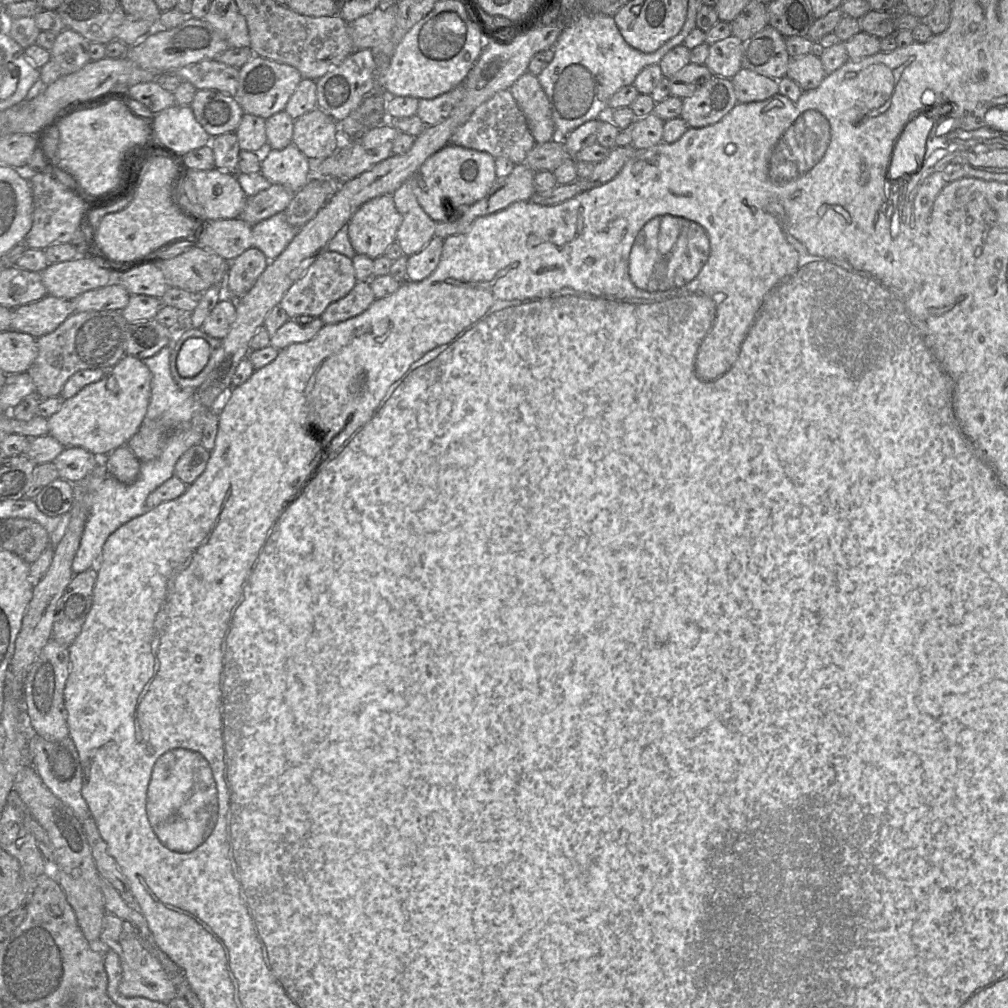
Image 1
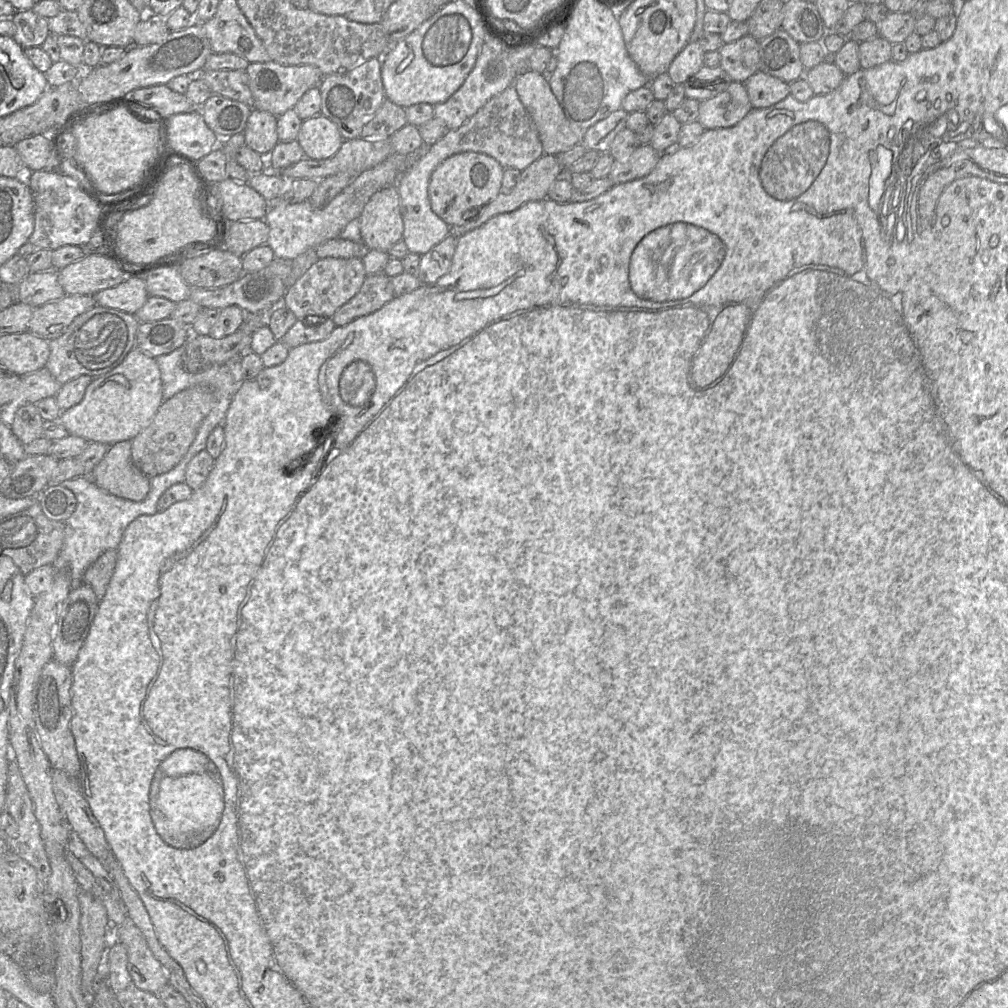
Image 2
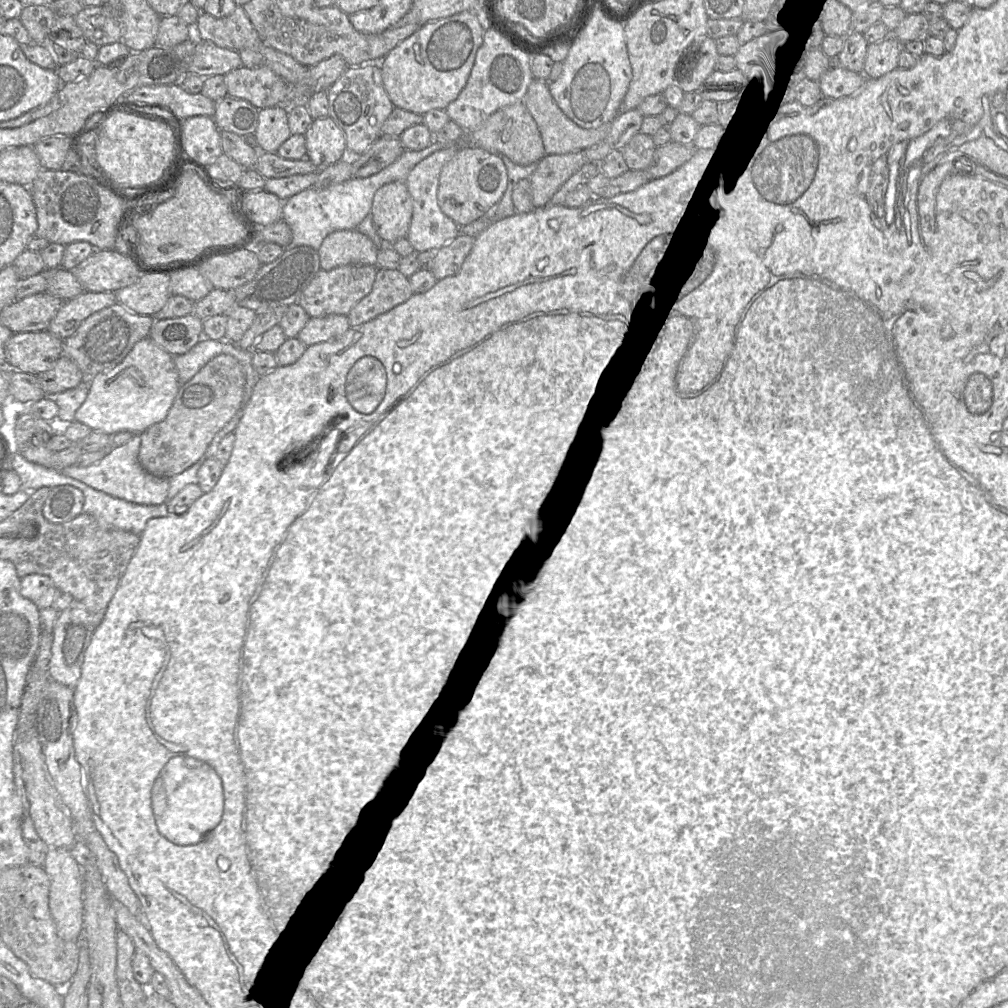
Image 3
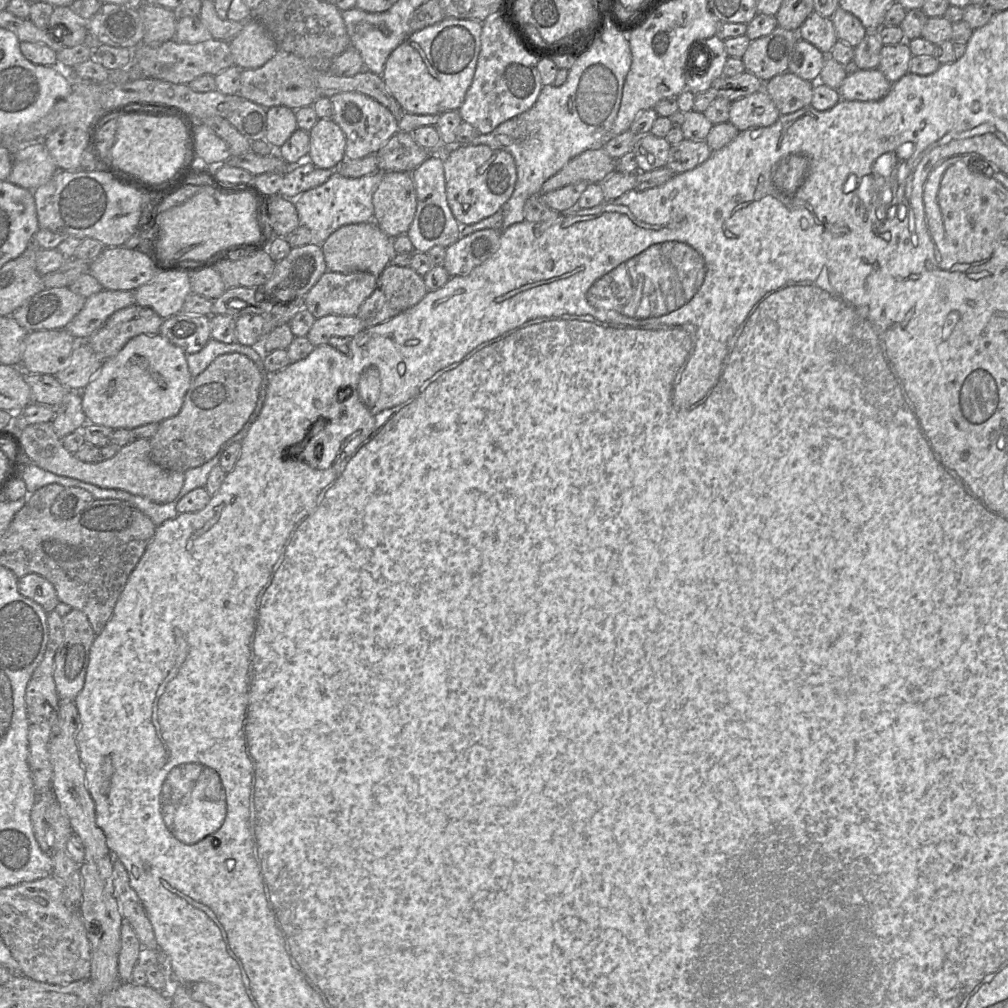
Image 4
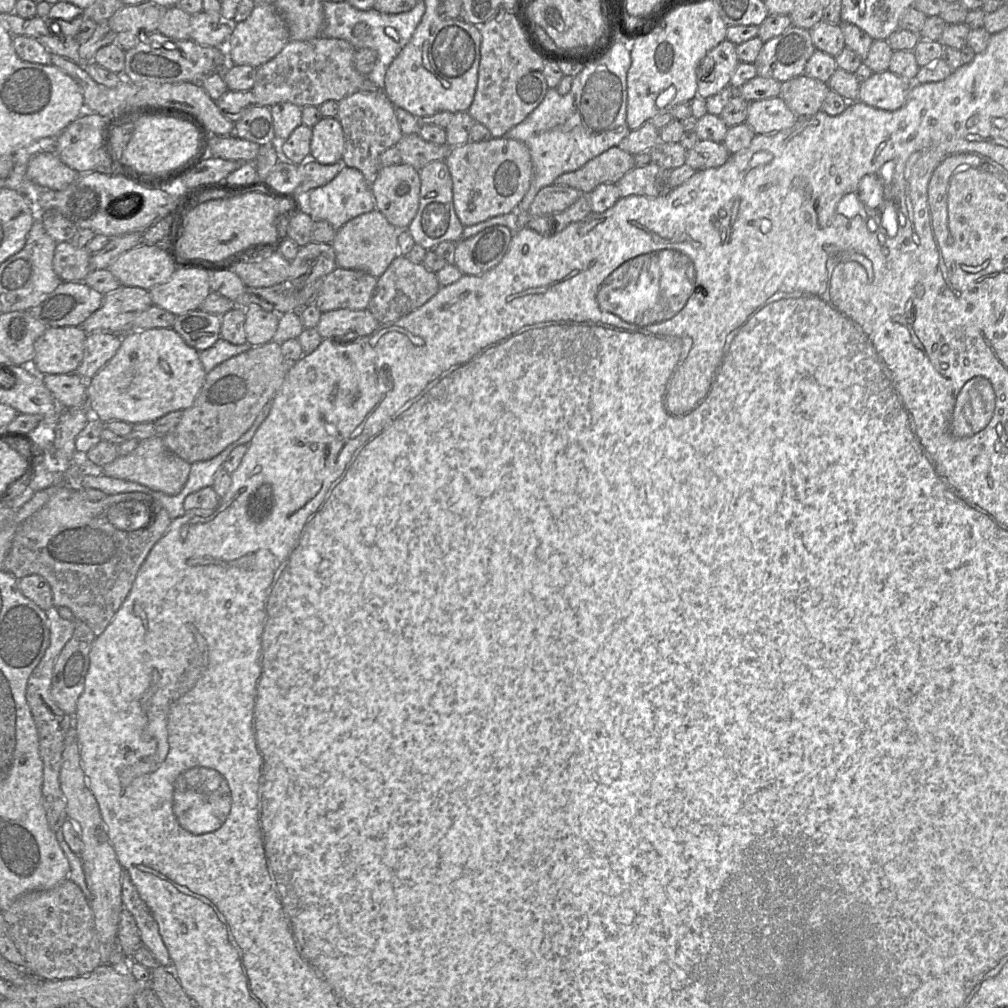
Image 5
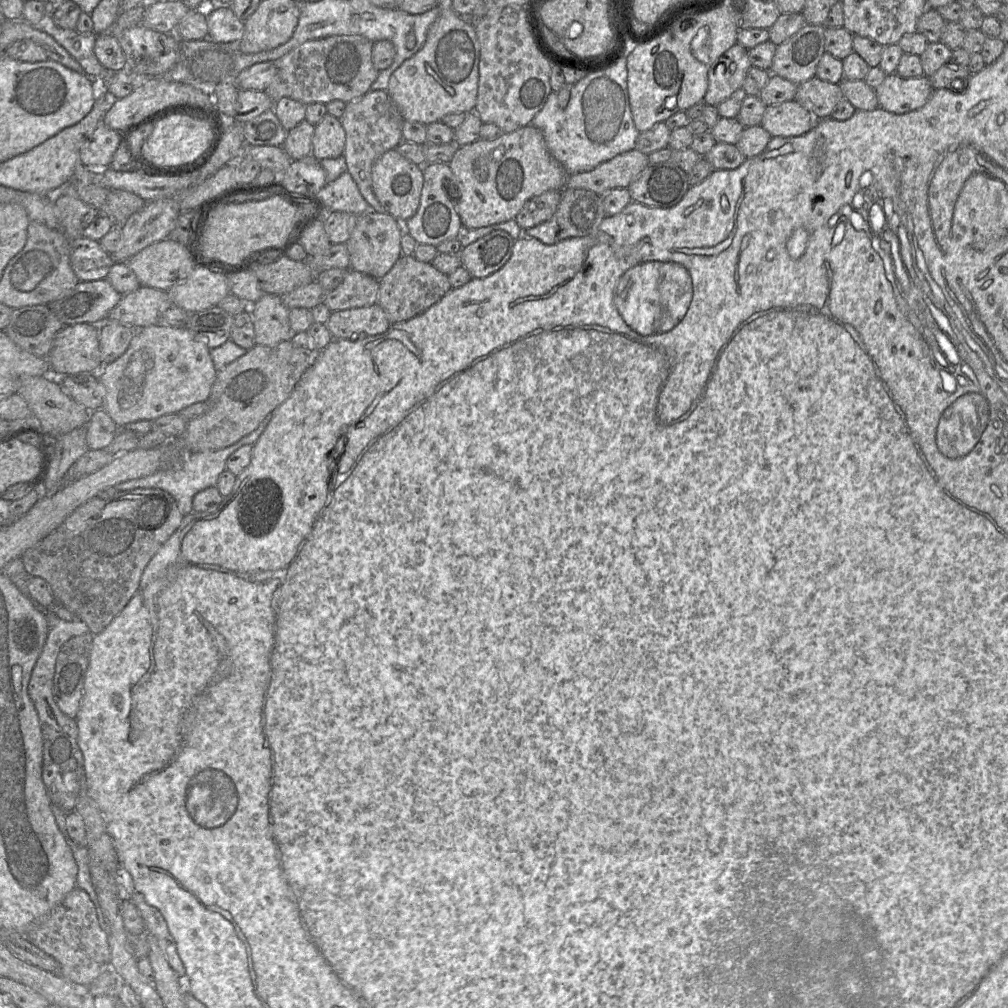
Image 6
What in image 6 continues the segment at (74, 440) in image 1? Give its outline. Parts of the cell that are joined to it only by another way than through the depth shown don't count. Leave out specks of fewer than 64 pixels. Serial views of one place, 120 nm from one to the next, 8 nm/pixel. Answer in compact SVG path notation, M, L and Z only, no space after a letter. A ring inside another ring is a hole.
M155 324L138 329L138 333L132 339L126 352L110 364L104 365L96 374L98 375L100 383L104 387L104 406L101 409L104 409L119 427L140 420L154 421L163 415L178 413L190 405L206 401L210 398L210 392L217 376L217 370L212 361L210 349L202 342L197 341L190 330L183 327L170 327L166 325Z

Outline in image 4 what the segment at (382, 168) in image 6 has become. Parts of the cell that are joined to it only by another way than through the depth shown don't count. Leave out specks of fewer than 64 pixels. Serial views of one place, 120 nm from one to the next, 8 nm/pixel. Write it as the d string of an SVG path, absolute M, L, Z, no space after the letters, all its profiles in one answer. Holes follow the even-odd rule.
M386 172L372 198L373 221L389 237L407 234L416 212L416 190L409 172Z

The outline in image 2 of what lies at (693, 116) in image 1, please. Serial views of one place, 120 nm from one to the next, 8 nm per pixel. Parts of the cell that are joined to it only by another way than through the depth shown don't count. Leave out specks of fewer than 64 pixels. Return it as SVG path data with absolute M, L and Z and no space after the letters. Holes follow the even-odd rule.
M732 81L723 92L700 101L697 122L706 130L732 127L751 109L752 105L744 84Z

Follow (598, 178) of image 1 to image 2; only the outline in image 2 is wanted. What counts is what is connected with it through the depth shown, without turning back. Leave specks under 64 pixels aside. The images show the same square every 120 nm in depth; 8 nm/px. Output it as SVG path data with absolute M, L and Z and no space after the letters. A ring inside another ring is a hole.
M649 144L640 145L626 161L615 160L606 178L614 185L642 178L656 167L662 154Z

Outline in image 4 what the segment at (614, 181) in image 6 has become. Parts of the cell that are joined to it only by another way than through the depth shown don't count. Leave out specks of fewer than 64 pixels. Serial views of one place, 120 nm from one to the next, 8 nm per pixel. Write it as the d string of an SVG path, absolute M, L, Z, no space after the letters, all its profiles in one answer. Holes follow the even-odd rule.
M590 149L572 158L560 171L546 180L540 193L548 193L579 181L598 183L616 171L615 160L603 149Z

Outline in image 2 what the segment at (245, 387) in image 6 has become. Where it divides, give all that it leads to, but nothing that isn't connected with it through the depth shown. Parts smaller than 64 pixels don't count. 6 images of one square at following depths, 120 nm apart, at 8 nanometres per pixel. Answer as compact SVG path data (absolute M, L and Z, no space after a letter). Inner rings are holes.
M193 386L165 400L152 422L131 440L134 465L148 478L174 468L188 451L196 433L213 407L214 394L209 387Z

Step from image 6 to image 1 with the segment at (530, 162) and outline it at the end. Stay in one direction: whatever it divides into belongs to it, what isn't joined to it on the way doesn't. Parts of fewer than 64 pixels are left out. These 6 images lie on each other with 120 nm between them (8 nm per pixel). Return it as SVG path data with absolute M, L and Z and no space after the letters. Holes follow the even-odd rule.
M447 144L427 158L406 181L422 209L435 223L452 223L463 216L469 205L487 194L496 178L495 159L491 155Z

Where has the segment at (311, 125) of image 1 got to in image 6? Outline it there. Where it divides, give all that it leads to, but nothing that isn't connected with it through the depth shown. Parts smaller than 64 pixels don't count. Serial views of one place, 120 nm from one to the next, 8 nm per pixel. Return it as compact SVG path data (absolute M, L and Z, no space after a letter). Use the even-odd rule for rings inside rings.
M326 114L315 125L311 155L317 160L332 159L343 155L346 134L339 118Z

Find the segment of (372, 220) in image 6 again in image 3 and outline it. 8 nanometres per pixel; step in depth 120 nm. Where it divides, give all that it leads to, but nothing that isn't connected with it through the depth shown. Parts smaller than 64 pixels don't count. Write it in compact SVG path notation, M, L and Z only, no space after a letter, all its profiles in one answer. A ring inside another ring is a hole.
M357 229L339 230L328 234L317 250L322 270L359 264L375 266L378 248Z

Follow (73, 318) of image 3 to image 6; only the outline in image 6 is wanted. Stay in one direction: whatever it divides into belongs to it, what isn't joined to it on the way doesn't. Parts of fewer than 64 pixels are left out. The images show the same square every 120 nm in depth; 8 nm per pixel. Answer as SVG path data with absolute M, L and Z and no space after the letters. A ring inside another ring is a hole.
M141 286L122 295L106 321L120 322L133 327L151 326L159 323L161 315L172 306L166 291Z

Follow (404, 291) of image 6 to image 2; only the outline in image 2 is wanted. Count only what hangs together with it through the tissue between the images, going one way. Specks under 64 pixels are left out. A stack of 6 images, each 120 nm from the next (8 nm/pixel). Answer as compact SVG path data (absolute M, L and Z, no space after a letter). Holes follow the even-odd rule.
M384 273L367 275L359 292L333 314L336 326L373 313L394 299L391 278Z

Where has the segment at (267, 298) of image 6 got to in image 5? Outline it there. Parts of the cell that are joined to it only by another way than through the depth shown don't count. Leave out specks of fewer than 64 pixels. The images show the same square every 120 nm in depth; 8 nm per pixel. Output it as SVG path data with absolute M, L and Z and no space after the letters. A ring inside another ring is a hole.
M249 305L245 309L245 332L247 342L261 346L272 341L277 330L280 315L263 309L259 305Z

